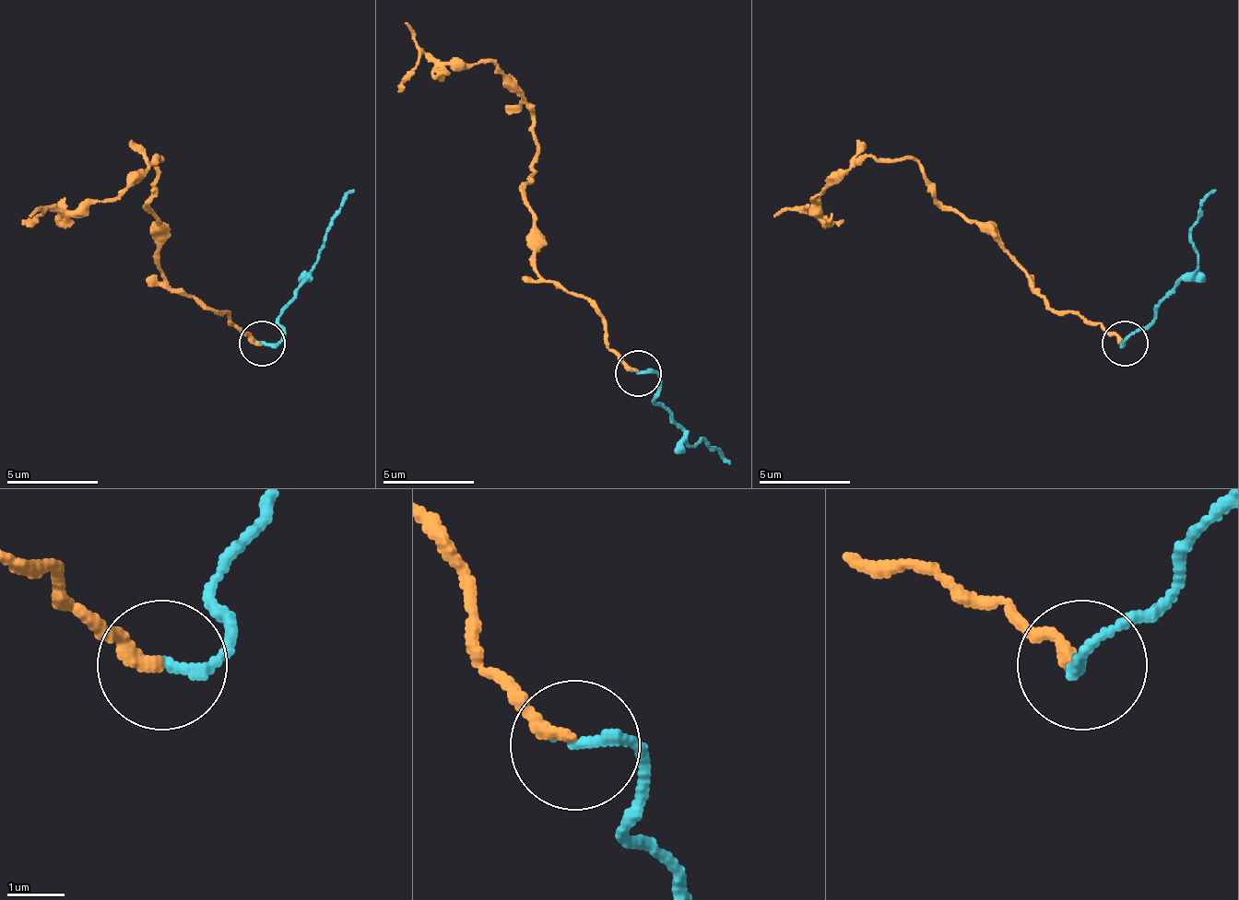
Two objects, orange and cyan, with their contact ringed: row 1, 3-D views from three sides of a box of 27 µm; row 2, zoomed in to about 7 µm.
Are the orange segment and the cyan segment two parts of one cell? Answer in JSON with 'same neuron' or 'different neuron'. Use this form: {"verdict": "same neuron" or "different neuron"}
{"verdict": "different neuron"}

